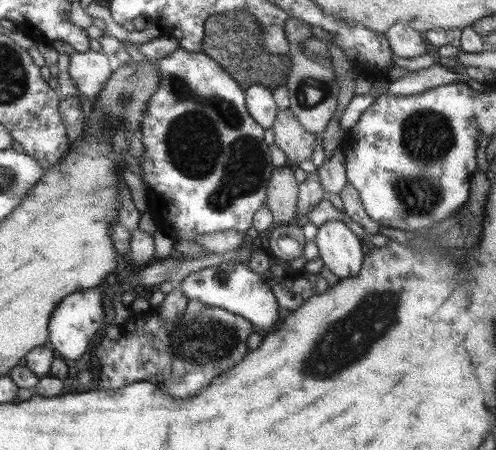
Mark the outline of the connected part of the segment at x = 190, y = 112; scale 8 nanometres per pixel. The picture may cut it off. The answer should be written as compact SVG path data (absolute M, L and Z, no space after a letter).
M179 47L174 52L170 52L166 58L156 61L154 67L157 69L160 84L158 84L155 95L152 96L145 108L145 115L139 131L142 132L142 146L144 146L142 160L140 160L141 180L146 187L149 198L148 211L156 220L157 228L163 230L168 238L188 240L190 243L199 234L211 234L218 231L240 231L245 233L252 226L252 217L266 200L266 186L268 186L273 173L272 170L274 170L272 160L270 160L270 152L268 152L268 144L264 142L263 125L260 125L247 111L246 90L238 84L219 62L208 57L206 53L186 52L186 50L182 50L182 47Z

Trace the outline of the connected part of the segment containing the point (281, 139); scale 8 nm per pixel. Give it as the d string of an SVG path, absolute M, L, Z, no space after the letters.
M290 108L278 109L271 126L274 130L274 144L285 152L287 161L297 166L311 160L316 145L315 134L300 125L298 117Z

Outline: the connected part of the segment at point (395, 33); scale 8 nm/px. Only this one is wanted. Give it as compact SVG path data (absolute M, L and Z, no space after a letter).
M406 24L394 25L394 27L386 33L386 37L390 42L392 53L400 58L416 58L428 54L430 44L423 34L412 30Z

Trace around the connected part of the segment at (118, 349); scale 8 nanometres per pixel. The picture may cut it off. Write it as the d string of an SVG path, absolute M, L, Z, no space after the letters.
M189 300L186 310L173 321L163 321L155 308L144 306L141 311L132 308L131 319L122 325L123 333L120 340L105 336L97 345L97 357L100 360L101 374L97 381L98 389L110 390L124 388L133 382L148 381L162 385L171 398L190 398L206 388L212 379L231 370L249 353L249 339L254 333L255 325L243 316L228 312L216 306L206 306L195 300Z

